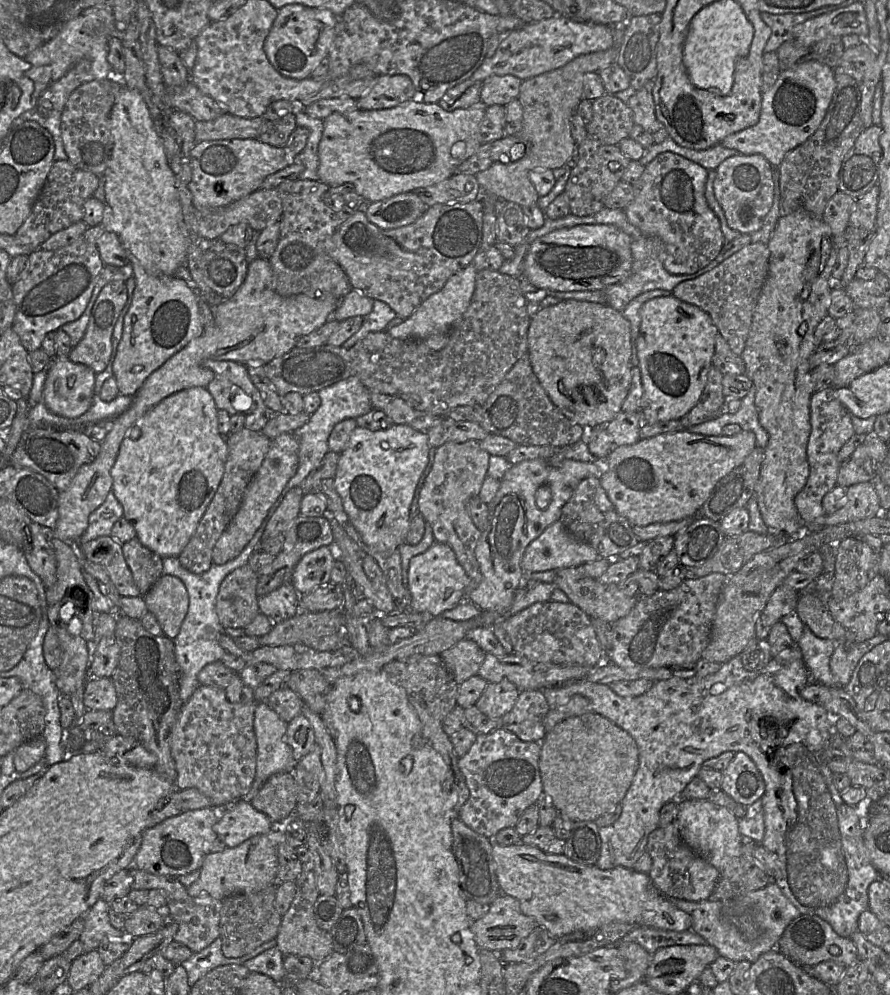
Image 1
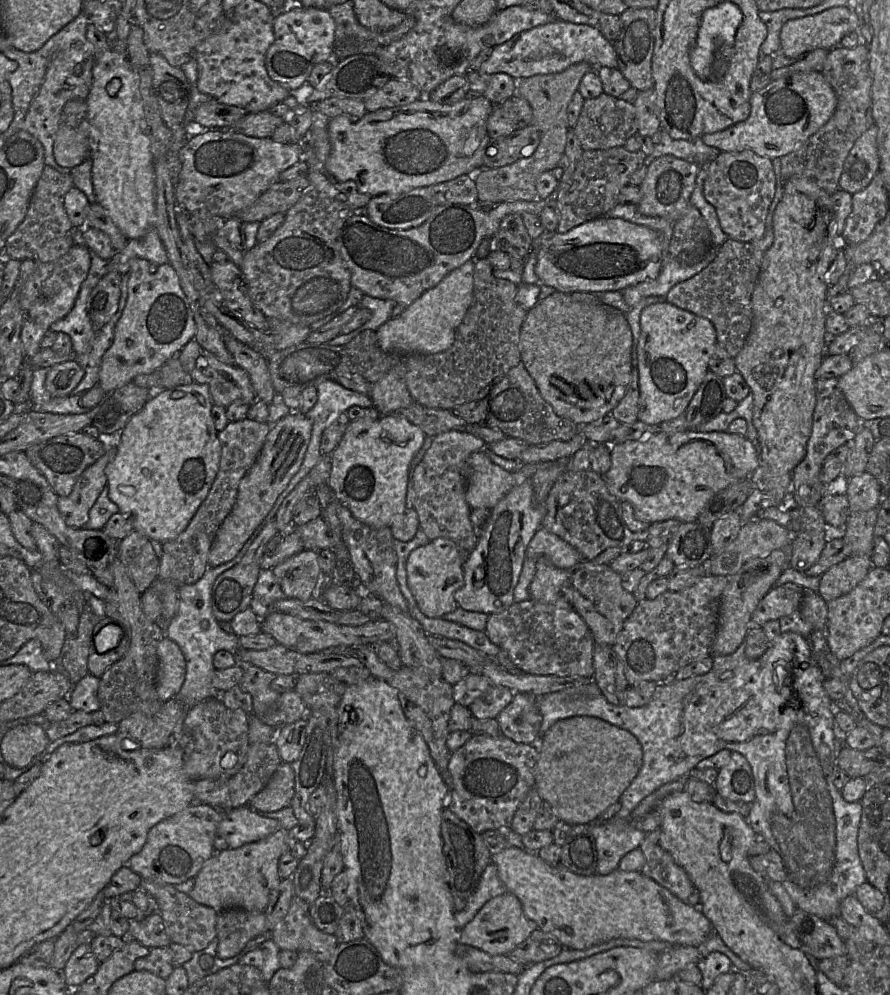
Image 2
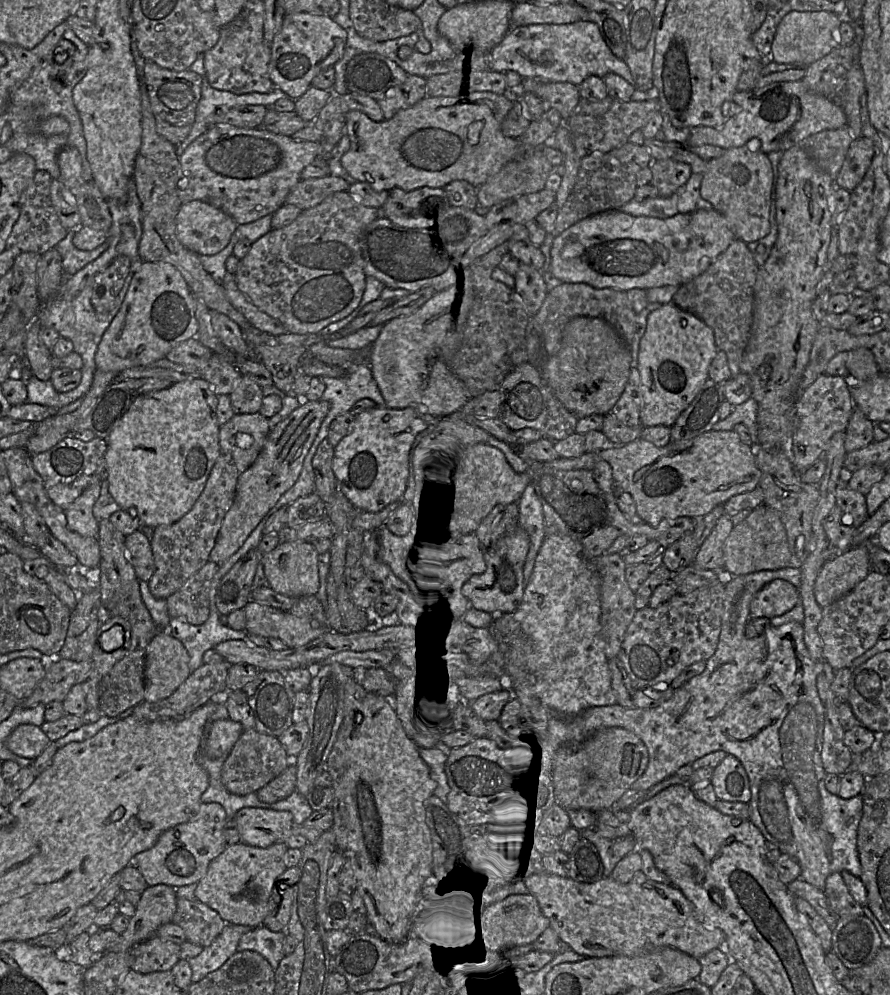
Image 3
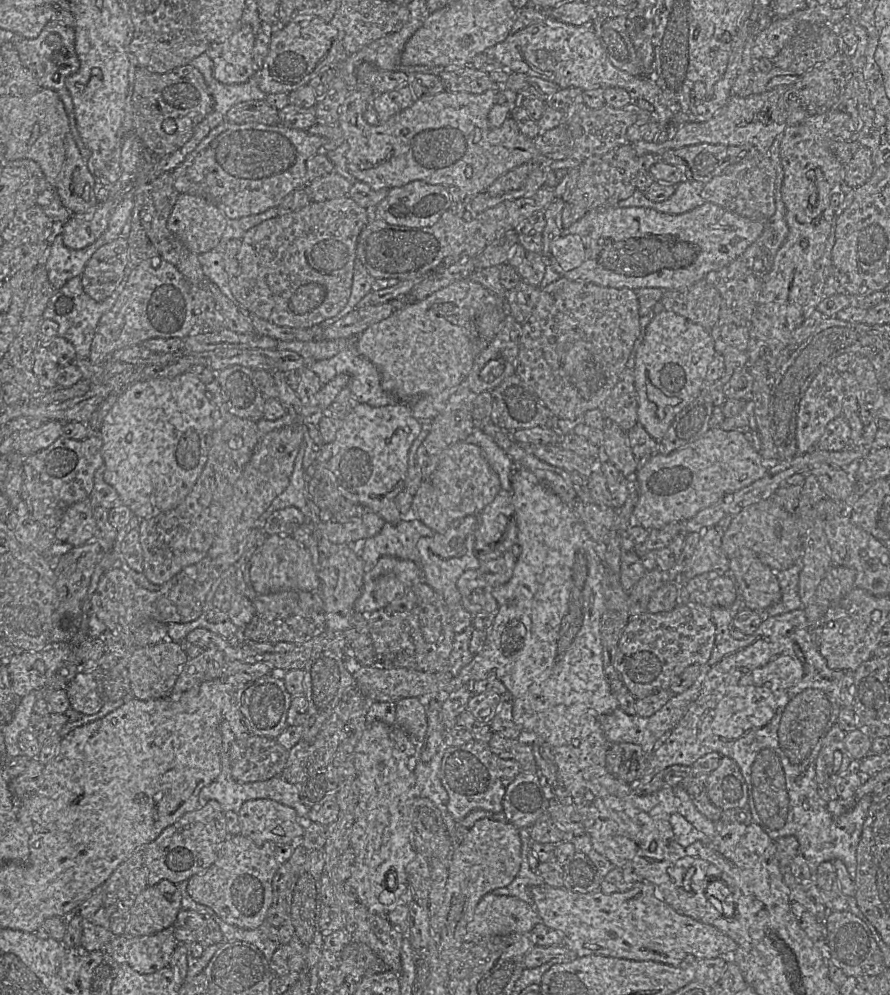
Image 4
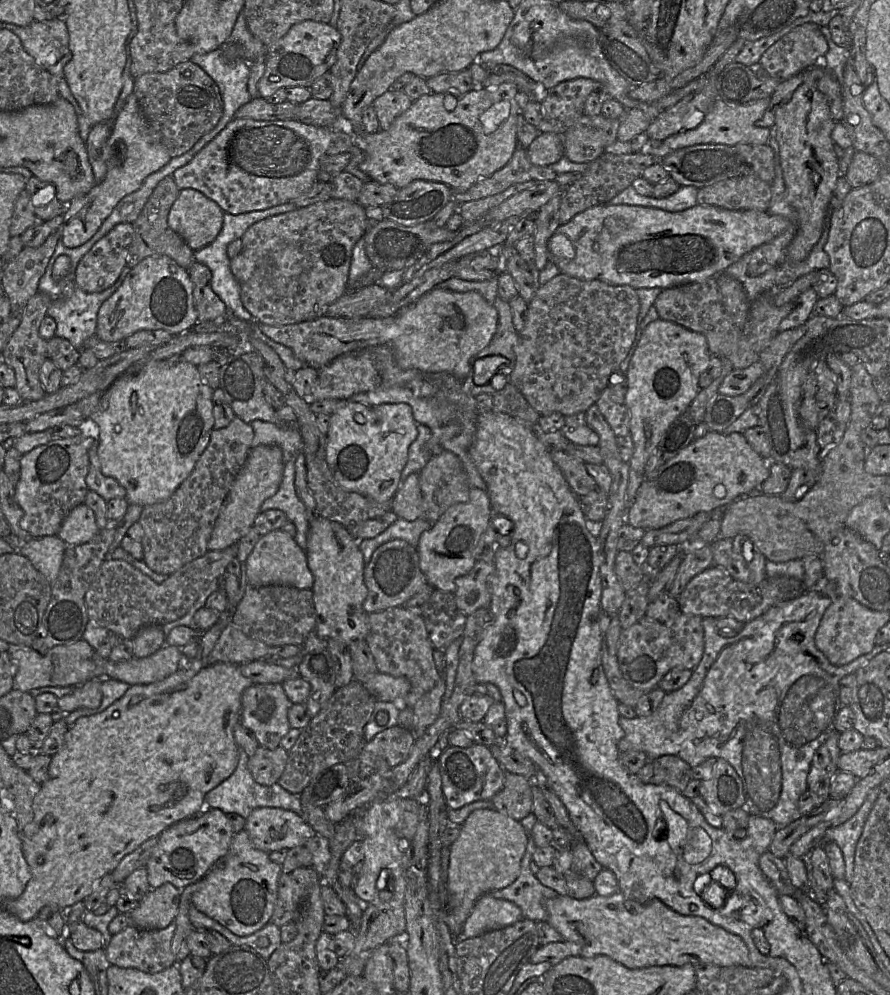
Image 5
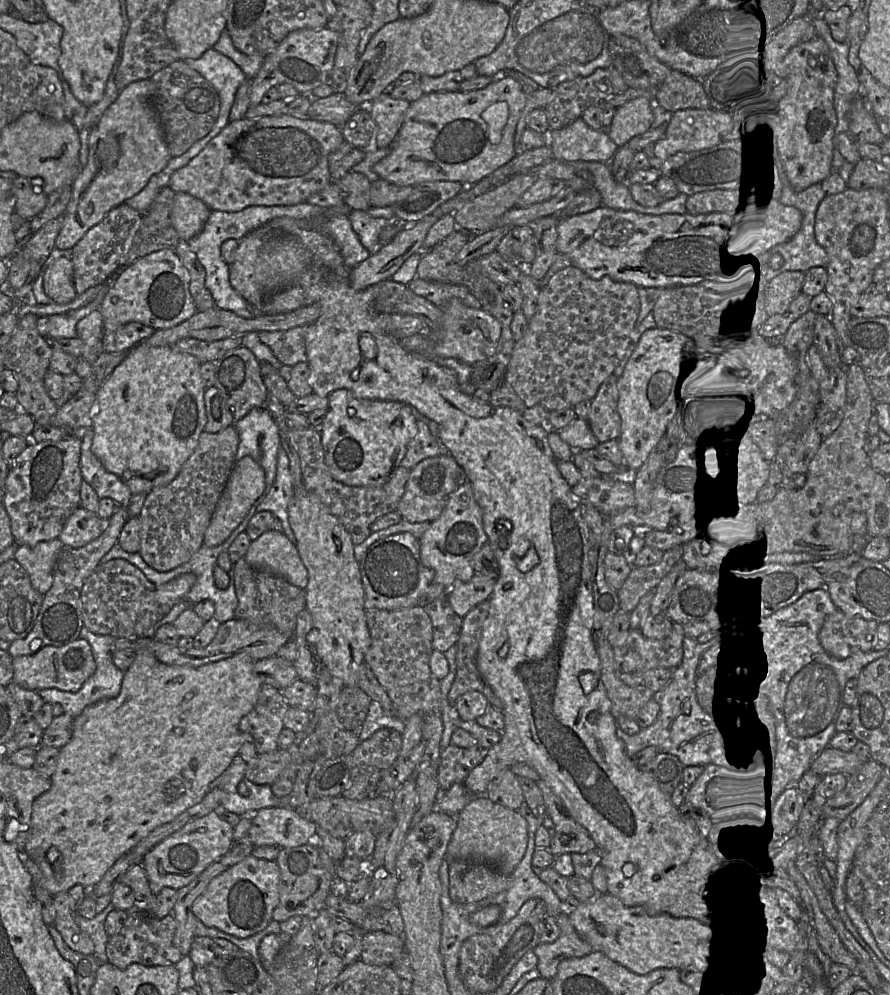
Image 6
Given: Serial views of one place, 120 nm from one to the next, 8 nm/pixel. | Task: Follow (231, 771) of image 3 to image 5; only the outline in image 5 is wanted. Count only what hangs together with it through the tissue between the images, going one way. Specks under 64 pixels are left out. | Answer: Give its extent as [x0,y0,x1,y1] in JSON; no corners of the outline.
[247,746,288,786]

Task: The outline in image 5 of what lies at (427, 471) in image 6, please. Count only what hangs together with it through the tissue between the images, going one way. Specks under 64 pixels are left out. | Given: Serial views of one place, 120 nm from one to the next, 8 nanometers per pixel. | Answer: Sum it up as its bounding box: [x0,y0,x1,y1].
[392,474,424,521]

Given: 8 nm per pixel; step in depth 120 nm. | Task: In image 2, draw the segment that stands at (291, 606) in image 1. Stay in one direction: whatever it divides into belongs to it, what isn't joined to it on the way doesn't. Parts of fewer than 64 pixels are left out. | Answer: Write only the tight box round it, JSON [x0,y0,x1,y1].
[250,569,287,619]

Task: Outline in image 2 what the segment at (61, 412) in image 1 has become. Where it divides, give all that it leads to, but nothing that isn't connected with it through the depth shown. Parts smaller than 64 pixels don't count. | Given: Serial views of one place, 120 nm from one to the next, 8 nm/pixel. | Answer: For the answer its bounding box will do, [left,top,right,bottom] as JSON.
[45,360,85,397]

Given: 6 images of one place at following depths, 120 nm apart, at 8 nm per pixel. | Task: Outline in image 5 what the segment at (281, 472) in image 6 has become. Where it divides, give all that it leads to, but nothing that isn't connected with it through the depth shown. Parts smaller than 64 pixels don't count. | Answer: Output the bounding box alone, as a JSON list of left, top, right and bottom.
[261,457,312,551]

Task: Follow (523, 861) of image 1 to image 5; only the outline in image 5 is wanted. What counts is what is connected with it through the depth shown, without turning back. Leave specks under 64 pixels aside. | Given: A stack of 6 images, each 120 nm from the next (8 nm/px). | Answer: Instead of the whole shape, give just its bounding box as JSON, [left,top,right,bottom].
[545,891,752,969]

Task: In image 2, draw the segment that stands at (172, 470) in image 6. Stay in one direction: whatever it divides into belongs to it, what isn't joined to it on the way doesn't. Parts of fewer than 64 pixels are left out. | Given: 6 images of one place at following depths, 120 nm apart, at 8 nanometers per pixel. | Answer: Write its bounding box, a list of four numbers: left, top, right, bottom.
[105,382,222,544]

